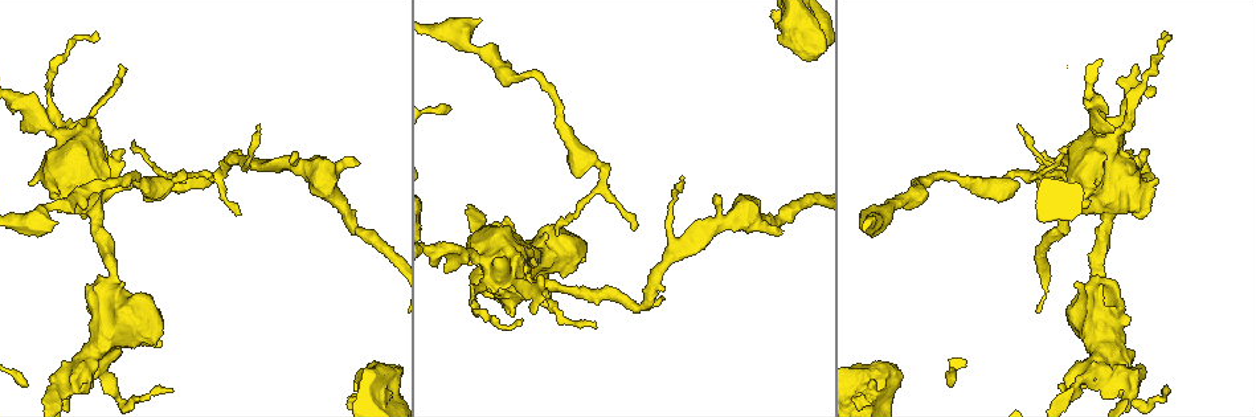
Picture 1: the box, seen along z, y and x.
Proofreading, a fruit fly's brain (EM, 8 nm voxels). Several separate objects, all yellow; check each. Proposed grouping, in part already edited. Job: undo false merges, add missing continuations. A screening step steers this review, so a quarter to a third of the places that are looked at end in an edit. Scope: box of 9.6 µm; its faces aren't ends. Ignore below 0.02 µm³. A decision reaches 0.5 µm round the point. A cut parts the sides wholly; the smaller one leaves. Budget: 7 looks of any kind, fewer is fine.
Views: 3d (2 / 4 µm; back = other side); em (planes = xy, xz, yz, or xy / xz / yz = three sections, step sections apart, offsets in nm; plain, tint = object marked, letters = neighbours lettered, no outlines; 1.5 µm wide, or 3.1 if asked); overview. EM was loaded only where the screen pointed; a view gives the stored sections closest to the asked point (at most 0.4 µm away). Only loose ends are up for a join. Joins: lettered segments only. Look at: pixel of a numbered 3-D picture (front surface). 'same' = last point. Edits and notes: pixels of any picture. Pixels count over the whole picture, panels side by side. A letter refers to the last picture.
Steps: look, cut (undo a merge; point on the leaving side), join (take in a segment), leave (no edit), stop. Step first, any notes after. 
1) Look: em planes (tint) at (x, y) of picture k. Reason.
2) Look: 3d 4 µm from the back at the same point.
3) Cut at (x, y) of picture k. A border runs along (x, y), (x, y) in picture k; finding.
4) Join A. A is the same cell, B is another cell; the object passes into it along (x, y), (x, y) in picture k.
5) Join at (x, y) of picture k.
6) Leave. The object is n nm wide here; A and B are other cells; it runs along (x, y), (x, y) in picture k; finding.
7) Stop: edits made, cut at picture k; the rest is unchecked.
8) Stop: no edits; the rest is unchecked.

Look: em xy step 8 (letters) at (57, 388) of picture 1. A narrow waist.

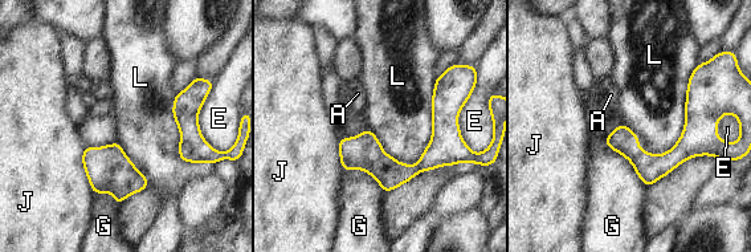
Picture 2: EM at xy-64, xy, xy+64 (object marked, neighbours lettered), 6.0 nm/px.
Leave. The object is 60 nm wide here; A, E, G, J and L are other cells; all the same neuron.

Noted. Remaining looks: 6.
Look: 3d 2 µm at (1097, 184) of picture 1. An open end.

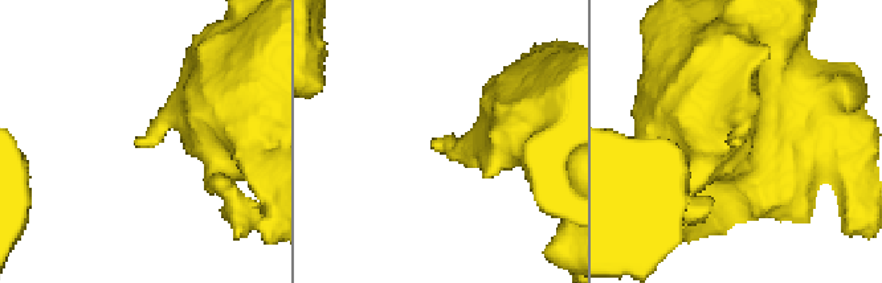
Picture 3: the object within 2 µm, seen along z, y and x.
Look: em planes (plain) at (134, 143) of picture 3.

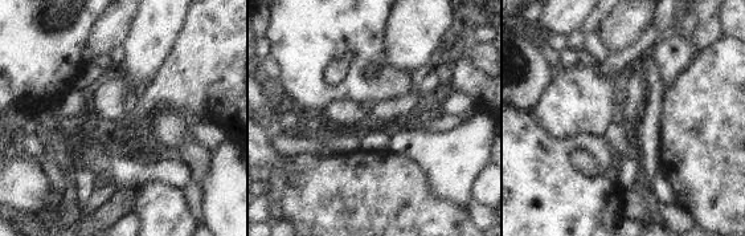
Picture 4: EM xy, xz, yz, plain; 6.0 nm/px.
Look: em planes (letters) at the same point.

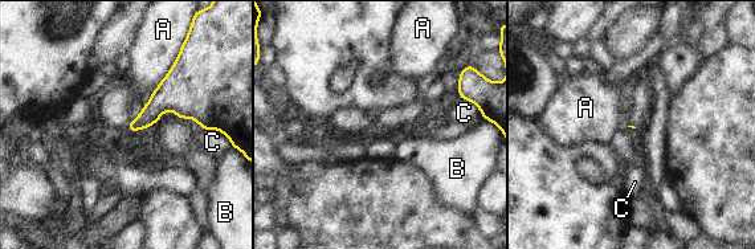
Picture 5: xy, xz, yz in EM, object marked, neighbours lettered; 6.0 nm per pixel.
Leave. A, B and C are other cells; a border runs along (179, 52), (172, 66), (152, 92) in picture 5; no lettered segment goes on from it.

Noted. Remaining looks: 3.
Look: em planes (letters) at (556, 235) of picture 1. Thin end.

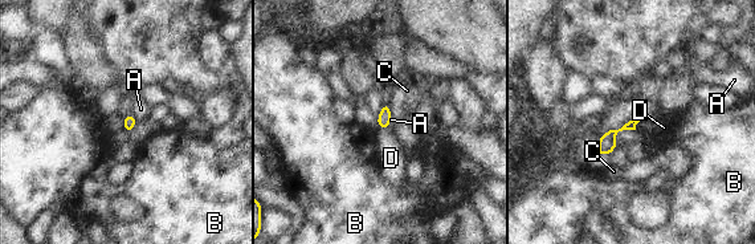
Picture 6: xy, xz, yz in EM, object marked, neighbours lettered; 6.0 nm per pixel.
Leave. A, B, C and D are other cells; none of them fits.

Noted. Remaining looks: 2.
Stop: no edits; the rest is unchecked.

